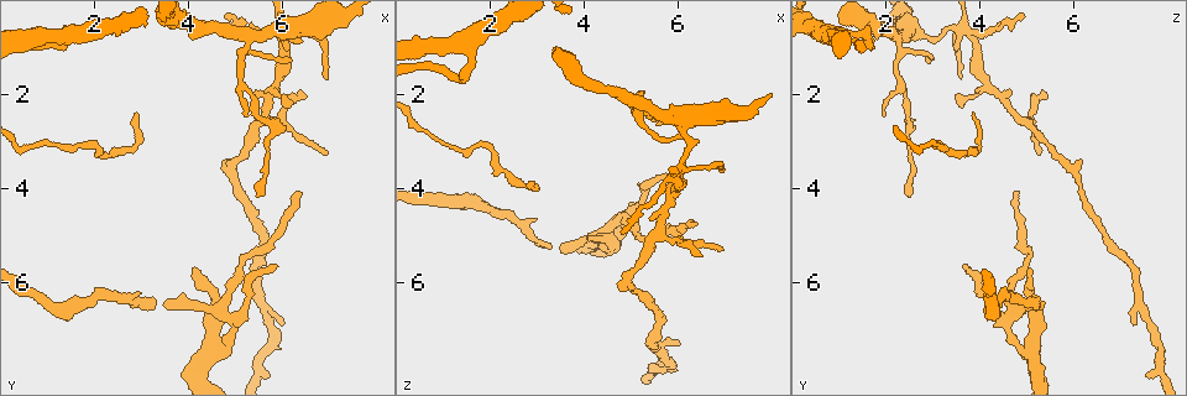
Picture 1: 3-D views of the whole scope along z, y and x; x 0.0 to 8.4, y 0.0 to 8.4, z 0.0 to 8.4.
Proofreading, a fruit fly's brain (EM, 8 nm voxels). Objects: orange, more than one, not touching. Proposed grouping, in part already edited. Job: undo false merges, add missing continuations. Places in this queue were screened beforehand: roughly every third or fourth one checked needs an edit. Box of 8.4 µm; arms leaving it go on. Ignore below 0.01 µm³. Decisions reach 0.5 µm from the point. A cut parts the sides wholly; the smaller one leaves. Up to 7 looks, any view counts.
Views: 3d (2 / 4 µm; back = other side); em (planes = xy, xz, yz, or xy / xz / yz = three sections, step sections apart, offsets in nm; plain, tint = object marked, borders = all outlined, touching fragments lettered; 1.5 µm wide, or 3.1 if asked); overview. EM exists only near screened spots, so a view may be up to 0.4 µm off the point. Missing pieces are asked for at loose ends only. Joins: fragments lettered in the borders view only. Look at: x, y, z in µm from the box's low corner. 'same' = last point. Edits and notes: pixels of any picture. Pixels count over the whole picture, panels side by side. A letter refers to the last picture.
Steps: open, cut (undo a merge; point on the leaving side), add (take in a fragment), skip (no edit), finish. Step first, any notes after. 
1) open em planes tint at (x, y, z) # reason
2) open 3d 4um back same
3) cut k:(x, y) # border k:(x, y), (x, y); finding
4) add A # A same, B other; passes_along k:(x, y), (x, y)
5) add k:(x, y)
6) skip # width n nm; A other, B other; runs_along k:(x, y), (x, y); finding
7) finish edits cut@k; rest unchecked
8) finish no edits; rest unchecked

open em xz step 8 tint at (6.00, 0.60, 3.60) # sharp bend

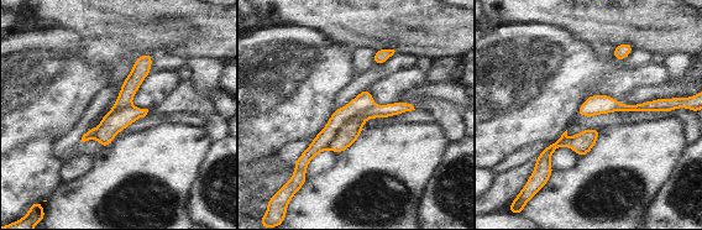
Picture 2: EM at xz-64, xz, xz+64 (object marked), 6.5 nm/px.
open em xz step 8 borders same # see the neighbours

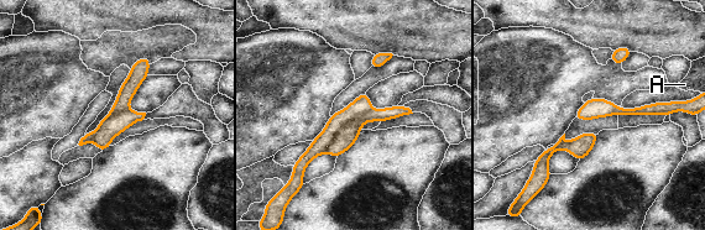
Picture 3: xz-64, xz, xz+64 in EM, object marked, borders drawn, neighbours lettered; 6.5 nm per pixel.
cut 3:(346, 136) # A other; a second neuron is stuck on

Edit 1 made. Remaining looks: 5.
open overview

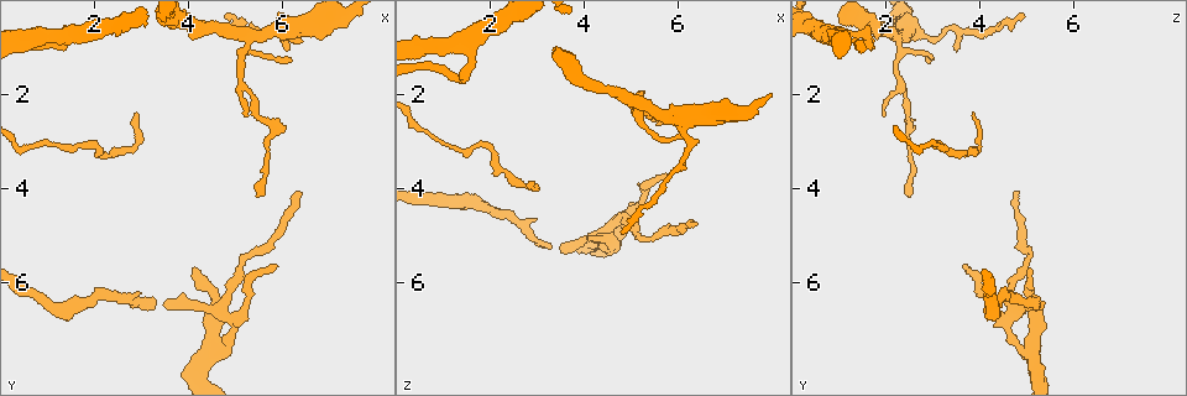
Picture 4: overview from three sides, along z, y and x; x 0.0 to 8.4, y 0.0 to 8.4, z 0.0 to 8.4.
open em planes borders at (5.00, 6.80, 4.50) # touches itself

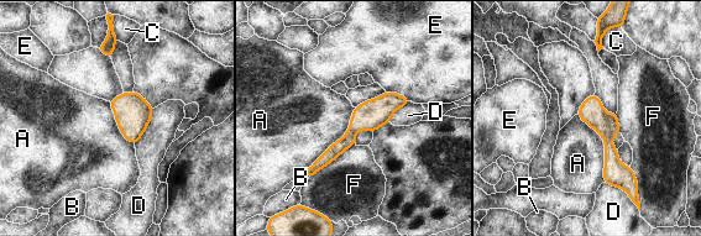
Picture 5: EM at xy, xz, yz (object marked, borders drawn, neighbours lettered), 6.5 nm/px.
cut 5:(591, 111) # width 160 nm; A other, B other, C other, D other, E other, F other; border 5:(603, 113), (611, 136); a second neuron is stuck on

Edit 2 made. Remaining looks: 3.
finish edits cut@3, cut@5; rest unchecked

